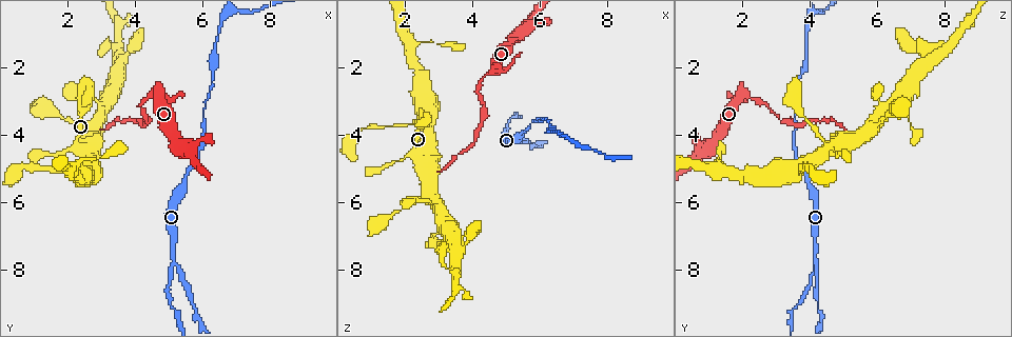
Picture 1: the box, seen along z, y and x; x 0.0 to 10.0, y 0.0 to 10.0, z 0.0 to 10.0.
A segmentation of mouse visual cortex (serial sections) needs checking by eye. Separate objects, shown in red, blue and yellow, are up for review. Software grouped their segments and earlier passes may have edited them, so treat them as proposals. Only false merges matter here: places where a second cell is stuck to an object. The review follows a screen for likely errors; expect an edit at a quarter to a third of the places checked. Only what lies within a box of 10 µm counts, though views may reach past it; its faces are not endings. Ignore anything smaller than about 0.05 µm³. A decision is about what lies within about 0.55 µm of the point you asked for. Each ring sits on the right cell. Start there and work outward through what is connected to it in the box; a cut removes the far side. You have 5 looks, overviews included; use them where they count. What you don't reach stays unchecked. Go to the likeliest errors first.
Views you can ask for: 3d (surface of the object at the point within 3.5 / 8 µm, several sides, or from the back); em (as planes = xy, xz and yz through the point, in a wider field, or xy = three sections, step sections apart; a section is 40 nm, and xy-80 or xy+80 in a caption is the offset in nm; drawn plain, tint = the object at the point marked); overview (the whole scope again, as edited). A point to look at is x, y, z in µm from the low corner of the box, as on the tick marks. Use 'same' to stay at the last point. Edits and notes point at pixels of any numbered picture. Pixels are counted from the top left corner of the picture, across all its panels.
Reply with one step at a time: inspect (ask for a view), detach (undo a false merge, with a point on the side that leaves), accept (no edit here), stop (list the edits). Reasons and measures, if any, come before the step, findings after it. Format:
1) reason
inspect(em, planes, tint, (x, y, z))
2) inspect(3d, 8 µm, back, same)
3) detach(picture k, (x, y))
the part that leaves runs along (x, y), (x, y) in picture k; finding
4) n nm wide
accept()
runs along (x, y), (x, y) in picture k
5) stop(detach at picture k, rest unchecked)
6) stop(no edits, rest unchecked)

side arm on a straight run
inspect(3d, 8 µm, (5.15, 7.70, 4.20))

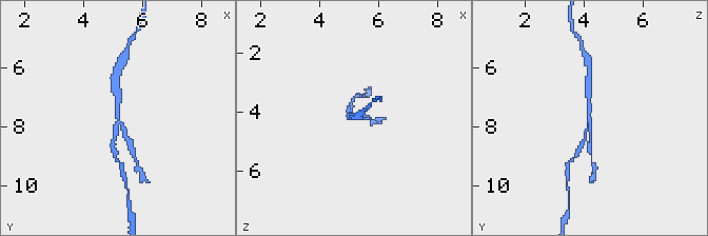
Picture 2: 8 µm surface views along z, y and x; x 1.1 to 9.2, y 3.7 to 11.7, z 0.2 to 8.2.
inspect(3d, 3.5 µm, same)

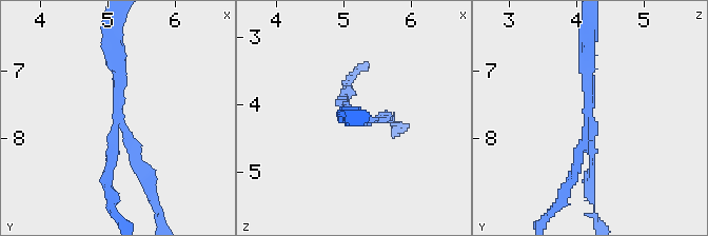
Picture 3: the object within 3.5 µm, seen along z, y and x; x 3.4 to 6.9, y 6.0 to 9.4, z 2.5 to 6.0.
3 arms; arms of 100, 150, 250 nm; shape alone is not enough
inspect(em, planes, tint, (5.20, 7.70, 4.15))

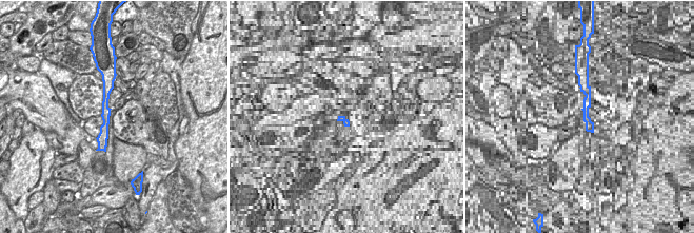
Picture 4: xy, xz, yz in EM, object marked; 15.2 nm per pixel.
detach(picture 3, (140, 168))
the part that leaves runs along (121, 121), (151, 170), (157, 215) in picture 3; a second cell is stuck on

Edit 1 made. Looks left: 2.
thick turns thin
inspect(3d, 3.5 µm, (4.25, 3.00, 2.45))

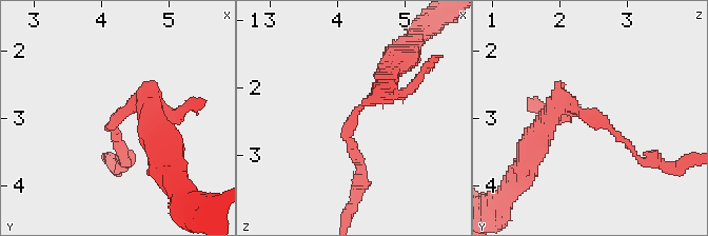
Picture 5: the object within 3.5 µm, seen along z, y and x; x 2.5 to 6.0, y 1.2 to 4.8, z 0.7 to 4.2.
arms of 100, 300 nm; shape alone is not enough
inspect(em, xy, step 2, tint, (4.25, 2.95, 2.50))

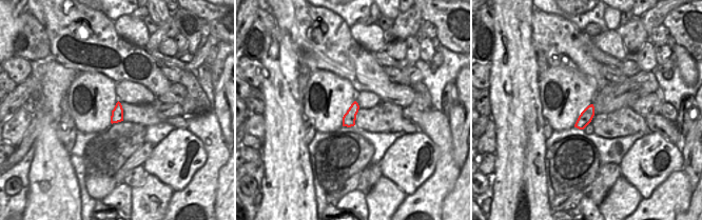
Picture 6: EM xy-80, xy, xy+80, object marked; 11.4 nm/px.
detach(picture 5, (117, 133))
the part that leaves runs along (124, 111), (111, 124), (124, 159) in picture 5; a second cell is stuck on

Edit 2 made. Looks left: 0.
stop(detach at picture 3, detach at picture 5, rest unchecked)

